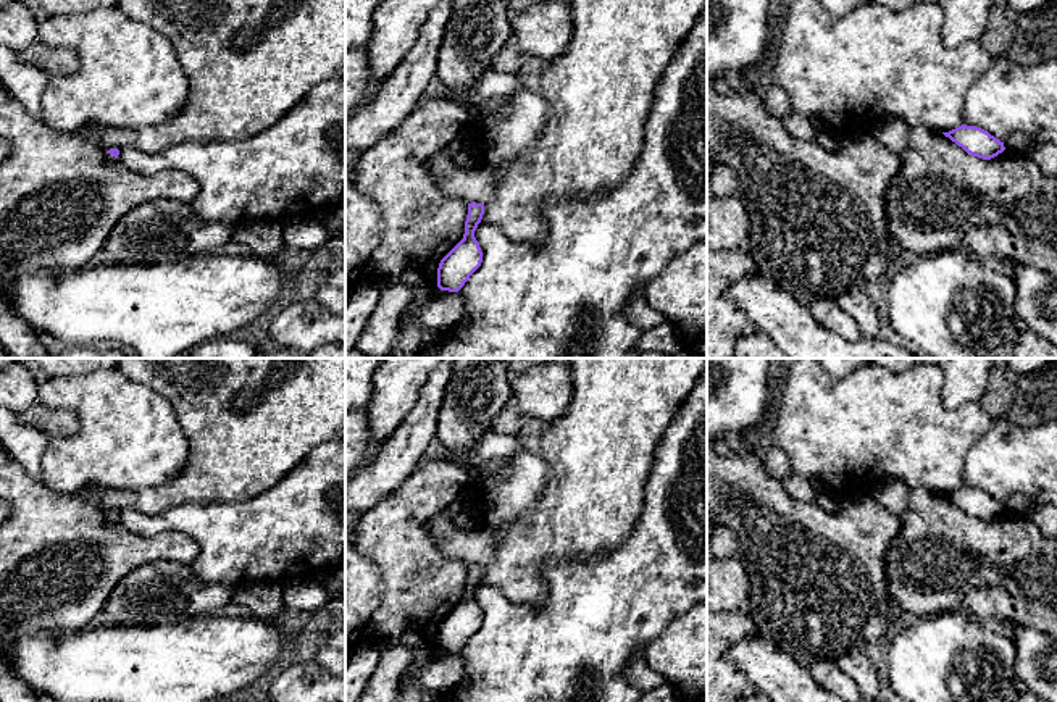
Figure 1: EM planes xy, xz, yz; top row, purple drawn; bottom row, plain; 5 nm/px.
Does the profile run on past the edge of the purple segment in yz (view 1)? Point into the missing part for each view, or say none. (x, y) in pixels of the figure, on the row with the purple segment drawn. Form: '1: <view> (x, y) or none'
1: none

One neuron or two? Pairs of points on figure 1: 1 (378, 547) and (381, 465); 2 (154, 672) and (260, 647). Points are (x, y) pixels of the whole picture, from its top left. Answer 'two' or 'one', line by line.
1: two
2: one

